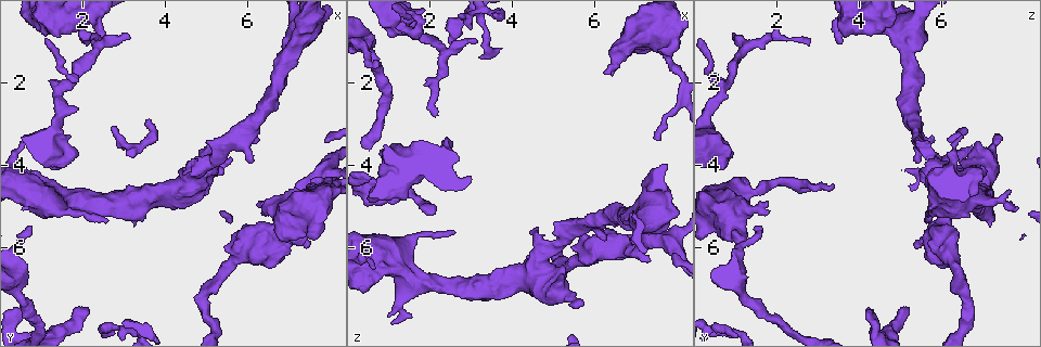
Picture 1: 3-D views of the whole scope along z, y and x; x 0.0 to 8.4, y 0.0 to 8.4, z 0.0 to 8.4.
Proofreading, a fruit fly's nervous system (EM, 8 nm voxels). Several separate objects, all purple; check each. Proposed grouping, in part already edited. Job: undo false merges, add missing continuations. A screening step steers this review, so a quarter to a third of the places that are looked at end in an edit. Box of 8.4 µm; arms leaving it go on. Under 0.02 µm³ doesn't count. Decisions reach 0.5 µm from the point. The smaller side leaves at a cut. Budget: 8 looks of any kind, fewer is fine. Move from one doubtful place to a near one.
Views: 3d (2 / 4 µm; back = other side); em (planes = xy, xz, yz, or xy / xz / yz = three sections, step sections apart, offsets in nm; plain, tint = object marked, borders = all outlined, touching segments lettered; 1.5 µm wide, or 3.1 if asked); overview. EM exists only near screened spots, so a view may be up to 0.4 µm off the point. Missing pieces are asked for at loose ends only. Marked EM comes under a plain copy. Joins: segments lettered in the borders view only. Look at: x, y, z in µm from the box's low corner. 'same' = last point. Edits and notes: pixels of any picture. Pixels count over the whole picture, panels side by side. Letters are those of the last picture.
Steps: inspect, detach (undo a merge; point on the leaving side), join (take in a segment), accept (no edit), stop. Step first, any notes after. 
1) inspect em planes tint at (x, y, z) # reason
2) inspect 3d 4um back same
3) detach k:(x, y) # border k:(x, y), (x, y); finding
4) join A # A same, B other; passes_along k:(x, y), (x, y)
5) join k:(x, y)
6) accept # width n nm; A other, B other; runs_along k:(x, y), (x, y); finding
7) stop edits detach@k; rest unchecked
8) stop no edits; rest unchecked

inspect em xy step 4 borders at (5.75, 3.25, 7.35) # branch stops here

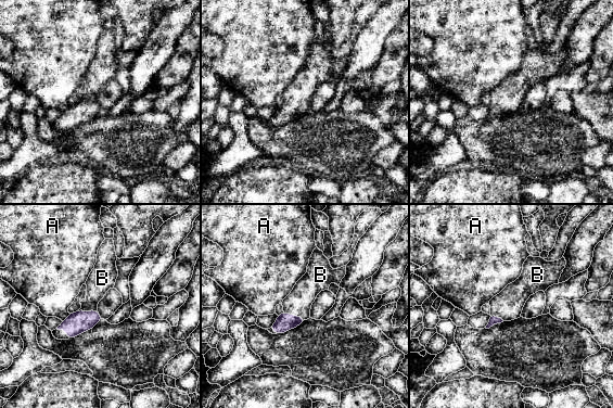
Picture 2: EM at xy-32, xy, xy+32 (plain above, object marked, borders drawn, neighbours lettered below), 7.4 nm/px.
join B # A other, B same; it goes on there

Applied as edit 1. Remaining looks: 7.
inspect overview

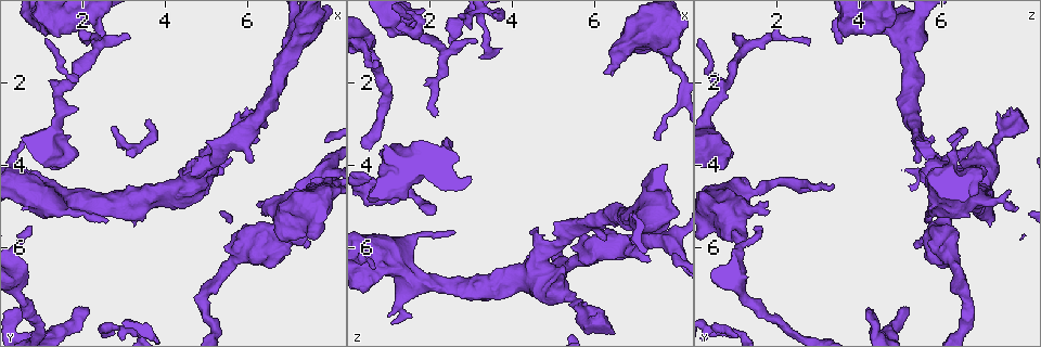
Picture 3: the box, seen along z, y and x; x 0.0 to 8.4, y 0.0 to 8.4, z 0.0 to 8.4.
inspect em planes borders at (7.40, 5.95, 5.45) # branch stops here

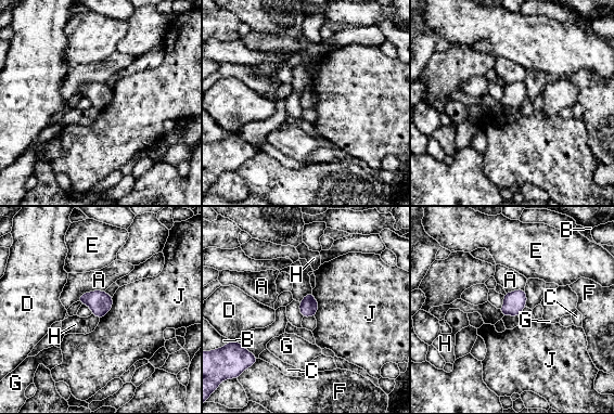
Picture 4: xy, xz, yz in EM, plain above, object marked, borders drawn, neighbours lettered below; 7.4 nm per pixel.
accept # A other, B other, C other, D other, E other, F other, G other, H other, J other; border 4:(517, 315), (503, 317); none of them fits

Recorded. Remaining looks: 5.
inspect em yz step 8 borders at (2.15, 7.45, 5.15) # free end

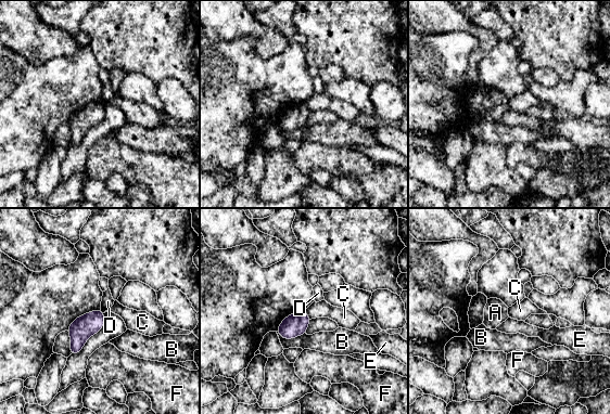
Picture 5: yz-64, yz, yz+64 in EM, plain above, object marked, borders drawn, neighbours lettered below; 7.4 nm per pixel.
inspect em planes borders same # cut it another way

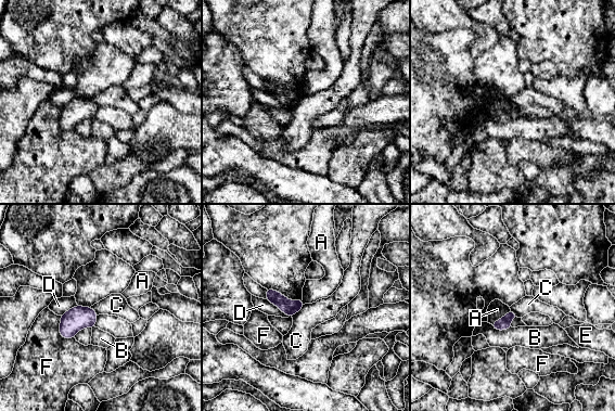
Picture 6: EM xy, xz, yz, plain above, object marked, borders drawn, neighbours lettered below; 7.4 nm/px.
accept # A other, B other, C other, D other, E other, F other; none of them fits

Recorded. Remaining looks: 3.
stop edits join@2; rest unchecked

